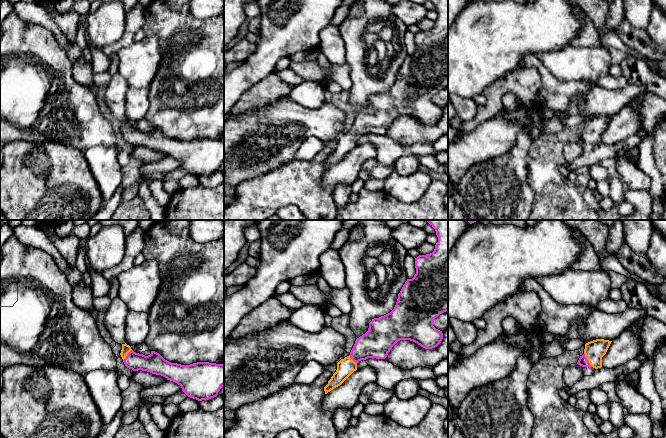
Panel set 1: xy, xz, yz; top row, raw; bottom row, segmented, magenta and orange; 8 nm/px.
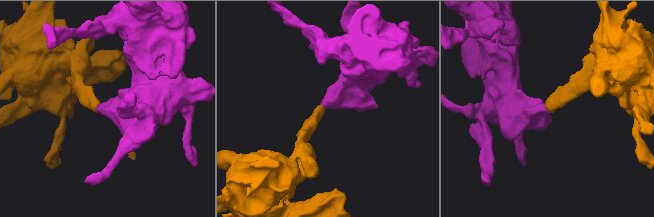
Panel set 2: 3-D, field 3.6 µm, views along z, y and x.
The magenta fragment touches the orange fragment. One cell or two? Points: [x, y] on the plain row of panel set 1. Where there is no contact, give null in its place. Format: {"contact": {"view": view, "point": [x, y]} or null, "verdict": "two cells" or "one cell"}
{"contact": {"view": "yz", "point": [587, 136]}, "verdict": "one cell"}

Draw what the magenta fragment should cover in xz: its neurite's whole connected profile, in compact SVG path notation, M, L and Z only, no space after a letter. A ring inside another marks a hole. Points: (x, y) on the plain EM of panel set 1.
M430 0L436 7L438 18L432 29L419 31L415 34L416 50L412 55L407 55L403 61L394 85L379 94L374 94L369 99L368 107L356 115L350 131L337 139L337 146L324 163L325 170L340 162L354 147L357 146L357 139L368 134L385 135L392 123L400 116L410 116L425 125L437 123L442 115L442 107L433 102L433 97L440 90L448 87L448 0Z

